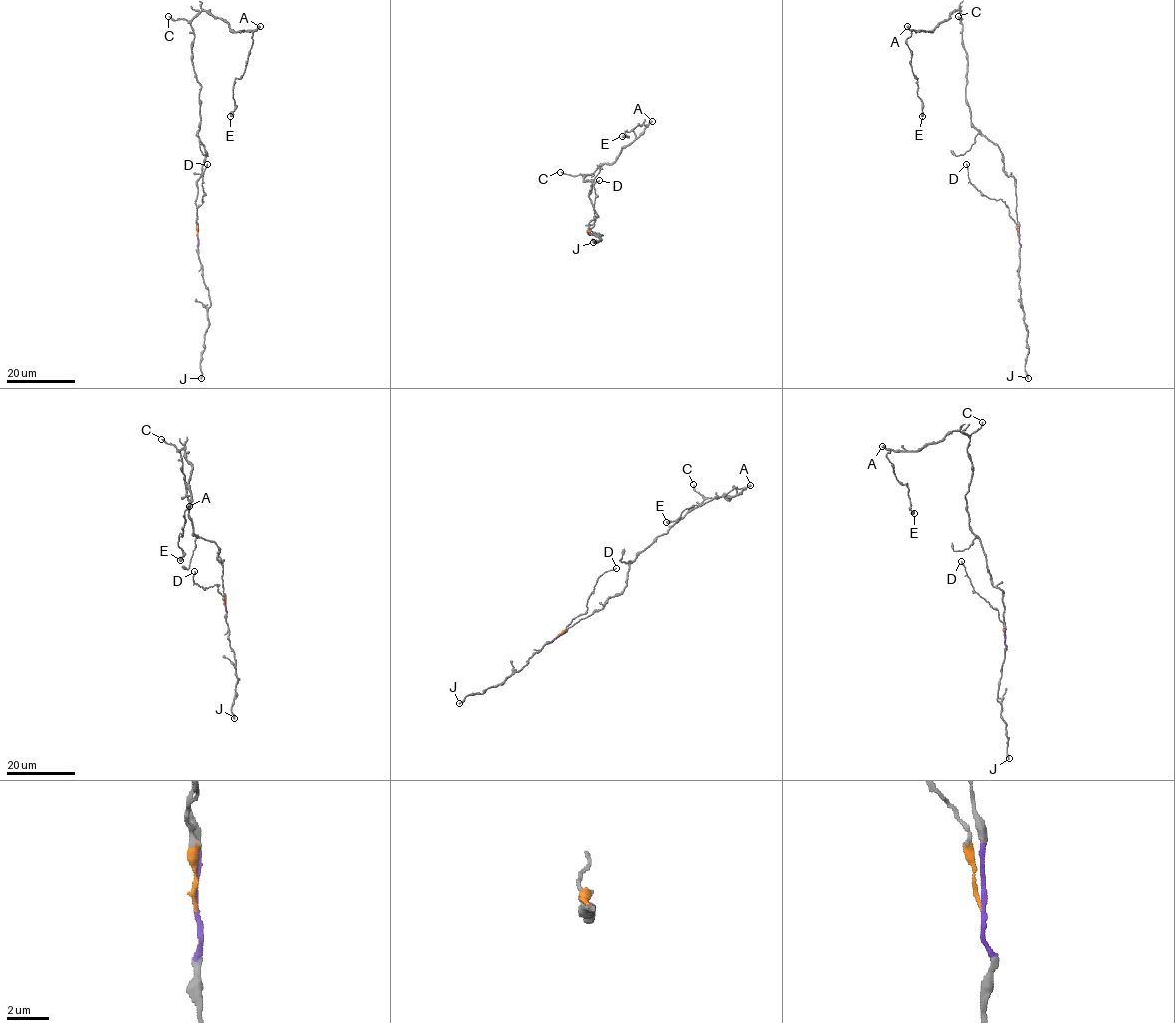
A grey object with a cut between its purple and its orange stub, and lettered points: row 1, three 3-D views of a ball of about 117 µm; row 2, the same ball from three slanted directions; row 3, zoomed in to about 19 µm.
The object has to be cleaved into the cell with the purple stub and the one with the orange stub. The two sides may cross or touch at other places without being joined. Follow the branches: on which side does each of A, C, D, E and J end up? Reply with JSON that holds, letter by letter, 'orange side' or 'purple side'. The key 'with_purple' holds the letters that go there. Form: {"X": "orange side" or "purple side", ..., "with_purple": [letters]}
{"A": "purple side", "C": "purple side", "D": "orange side", "E": "purple side", "J": "purple side", "with_purple": ["A", "C", "E", "J"]}

